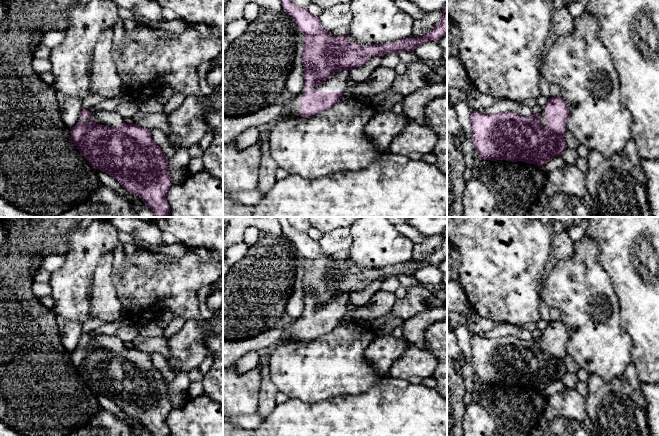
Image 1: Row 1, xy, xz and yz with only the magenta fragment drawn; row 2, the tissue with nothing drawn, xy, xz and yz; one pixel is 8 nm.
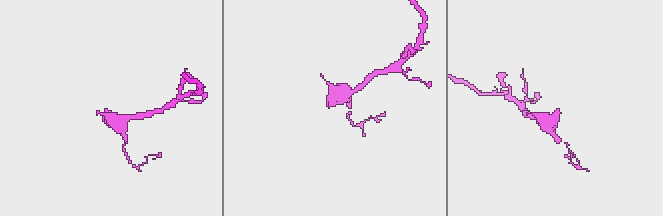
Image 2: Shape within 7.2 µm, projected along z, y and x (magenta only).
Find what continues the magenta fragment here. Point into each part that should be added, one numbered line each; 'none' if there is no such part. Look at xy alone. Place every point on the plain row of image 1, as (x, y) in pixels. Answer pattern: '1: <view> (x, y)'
1: xy (111, 343)

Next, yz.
1: yz (542, 335)

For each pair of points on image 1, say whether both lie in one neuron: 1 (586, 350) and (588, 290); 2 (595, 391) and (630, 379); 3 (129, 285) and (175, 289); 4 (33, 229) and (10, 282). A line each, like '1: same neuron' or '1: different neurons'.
1: same neuron
2: same neuron
3: same neuron
4: same neuron

